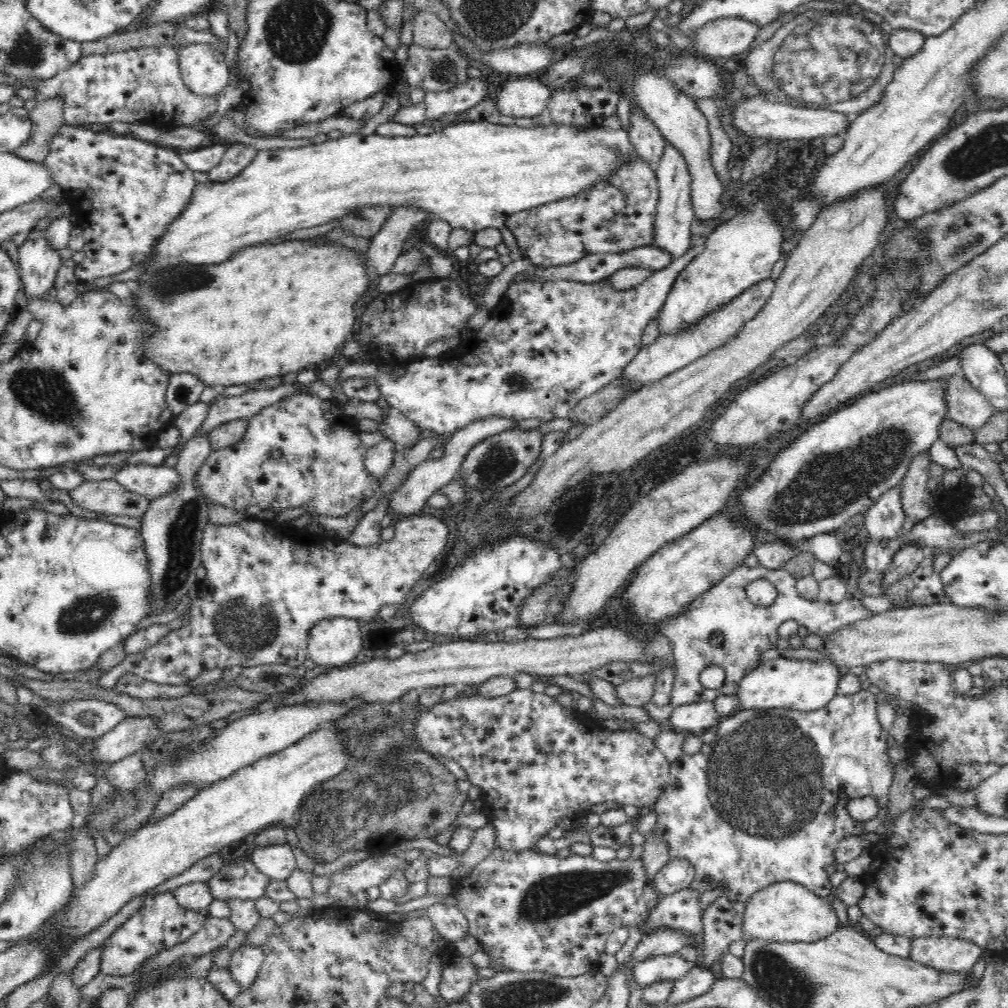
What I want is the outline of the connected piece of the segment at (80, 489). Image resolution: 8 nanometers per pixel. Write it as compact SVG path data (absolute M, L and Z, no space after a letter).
M114 479L84 481L68 492L76 506L104 515L125 514L138 518L146 512L151 501L145 496L126 490Z

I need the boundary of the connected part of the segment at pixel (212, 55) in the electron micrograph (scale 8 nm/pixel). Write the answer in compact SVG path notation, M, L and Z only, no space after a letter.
M183 45L179 48L179 68L184 84L196 95L217 96L229 83L225 53L216 51L214 45Z

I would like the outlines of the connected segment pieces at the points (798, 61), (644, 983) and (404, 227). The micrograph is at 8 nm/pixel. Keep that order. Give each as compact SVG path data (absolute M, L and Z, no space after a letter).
M864 9L861 16L852 13L834 16L824 10L808 10L779 27L773 36L758 48L746 52L746 58L744 58L746 74L752 78L760 90L774 90L780 86L780 90L784 90L792 98L828 104L828 108L834 112L858 116L880 102L895 72L896 67L892 63L895 52L889 47L889 43L884 43L884 39L889 42L891 34L879 27L882 21L883 16L868 9Z
M679 953L648 957L643 961L634 962L633 979L642 989L655 982L676 982L687 975L694 965L695 963L686 961Z
M392 207L388 220L384 222L378 234L371 238L371 246L364 253L368 276L377 278L389 274L397 258L403 253L411 230L426 219L431 220L429 214L420 208Z

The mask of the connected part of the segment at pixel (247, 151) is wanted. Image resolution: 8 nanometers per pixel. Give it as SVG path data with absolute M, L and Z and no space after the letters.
M234 143L225 150L220 165L208 172L208 178L212 182L232 180L254 161L257 152L252 146Z

